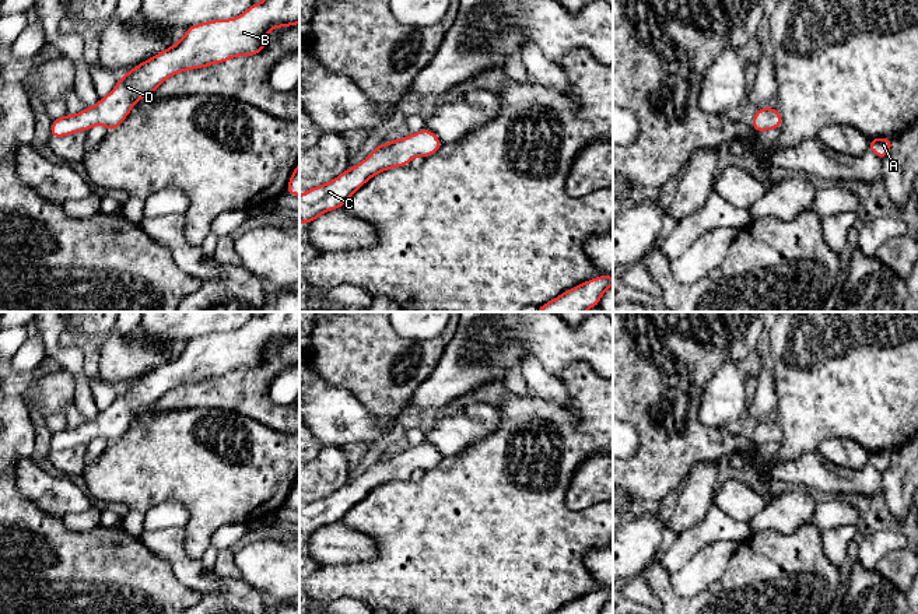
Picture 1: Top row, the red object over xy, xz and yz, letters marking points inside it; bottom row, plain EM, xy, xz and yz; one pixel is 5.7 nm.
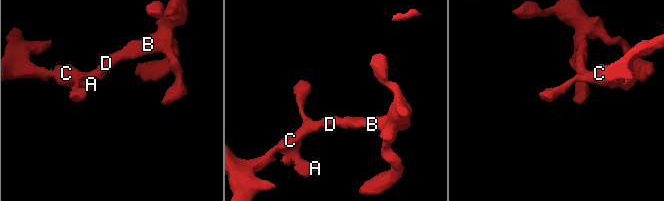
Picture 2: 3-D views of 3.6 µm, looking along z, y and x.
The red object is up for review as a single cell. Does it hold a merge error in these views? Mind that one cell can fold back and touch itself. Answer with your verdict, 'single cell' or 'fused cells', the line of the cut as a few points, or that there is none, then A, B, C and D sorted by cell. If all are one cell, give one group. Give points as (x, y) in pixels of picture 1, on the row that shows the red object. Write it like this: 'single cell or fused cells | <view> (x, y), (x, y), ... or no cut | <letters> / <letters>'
single cell | no cut | A B C D

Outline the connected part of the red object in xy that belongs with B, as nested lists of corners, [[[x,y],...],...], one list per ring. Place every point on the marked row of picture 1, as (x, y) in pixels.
[[[299,0],[253,3],[232,20],[192,25],[178,43],[119,77],[116,87],[95,106],[52,120],[50,137],[87,131],[95,124],[112,131],[127,117],[139,99],[153,94],[171,76],[224,63],[235,56],[260,53],[270,29],[294,24],[299,24]]]

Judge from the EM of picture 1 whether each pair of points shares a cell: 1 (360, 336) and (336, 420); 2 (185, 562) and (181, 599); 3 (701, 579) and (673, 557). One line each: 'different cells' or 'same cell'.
1: different cells
2: different cells
3: different cells

